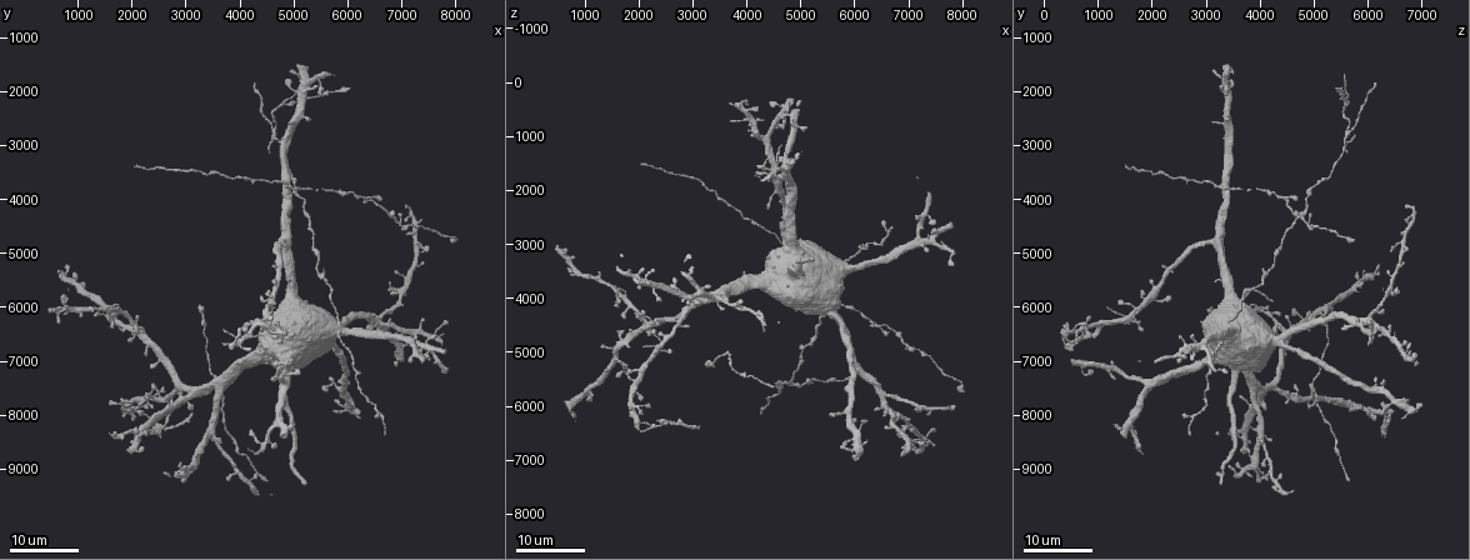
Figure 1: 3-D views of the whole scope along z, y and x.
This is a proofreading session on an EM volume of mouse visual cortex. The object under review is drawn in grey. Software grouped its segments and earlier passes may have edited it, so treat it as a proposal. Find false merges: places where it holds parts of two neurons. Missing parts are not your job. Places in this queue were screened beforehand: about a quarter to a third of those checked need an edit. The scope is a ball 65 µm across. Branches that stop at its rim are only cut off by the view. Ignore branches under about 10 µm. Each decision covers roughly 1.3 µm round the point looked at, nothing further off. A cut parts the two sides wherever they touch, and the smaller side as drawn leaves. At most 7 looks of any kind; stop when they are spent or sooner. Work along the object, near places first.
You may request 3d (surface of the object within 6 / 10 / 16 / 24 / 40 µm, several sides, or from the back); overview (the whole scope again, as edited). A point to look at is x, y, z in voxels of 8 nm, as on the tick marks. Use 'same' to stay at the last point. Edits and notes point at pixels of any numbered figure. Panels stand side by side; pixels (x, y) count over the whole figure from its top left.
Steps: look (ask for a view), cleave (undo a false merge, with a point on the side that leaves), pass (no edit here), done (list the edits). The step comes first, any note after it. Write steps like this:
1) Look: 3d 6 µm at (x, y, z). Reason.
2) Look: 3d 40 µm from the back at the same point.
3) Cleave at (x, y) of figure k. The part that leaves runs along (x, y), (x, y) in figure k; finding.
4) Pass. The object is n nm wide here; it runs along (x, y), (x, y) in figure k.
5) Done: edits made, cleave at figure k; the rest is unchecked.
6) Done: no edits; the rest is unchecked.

Look: 3d 16 µm at (4700, 2650, 5700). Three arms meet.

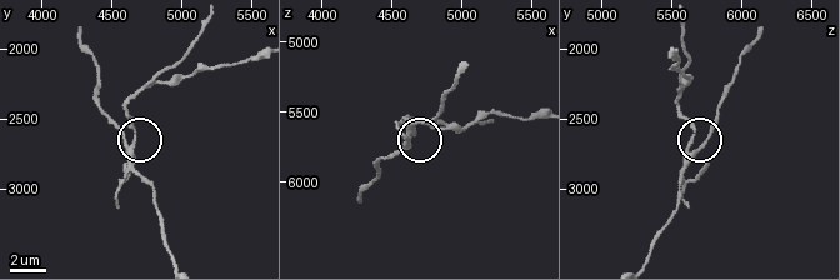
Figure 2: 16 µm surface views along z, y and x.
Look: 3d 10 µm at (4680, 2640, 5640).

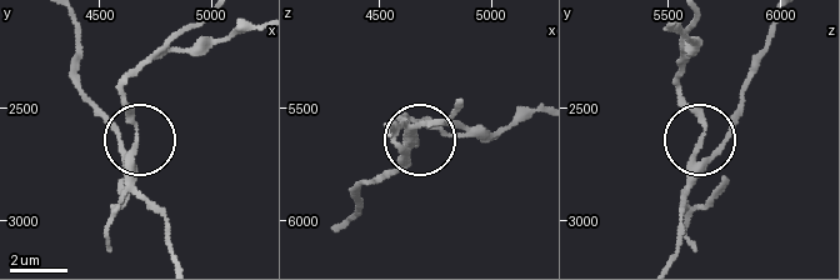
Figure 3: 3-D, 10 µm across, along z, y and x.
Cleave at (111, 209) of figure 3. The object is 140 nm wide here; the part that leaves runs along (131, 173), (138, 131), (126, 81), (160, 58), (253, 29) in figure 3; a second neuron is stuck on.

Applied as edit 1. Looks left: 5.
Look: overview.

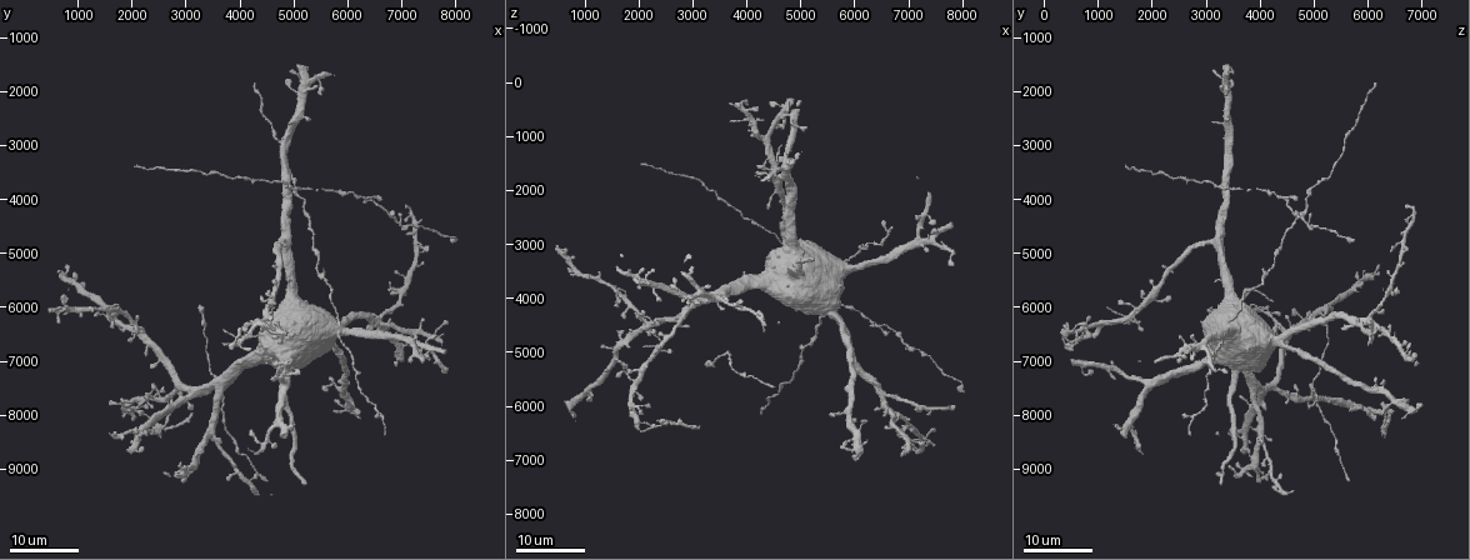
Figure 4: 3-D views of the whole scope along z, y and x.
Look: 3d 24 µm at (4950, 3850, 3350). Three-way junction.

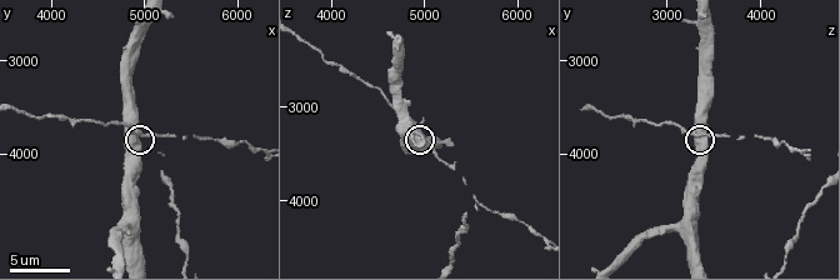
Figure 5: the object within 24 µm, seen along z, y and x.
Look: 3d 10 µm at (5000, 3800, 3300).

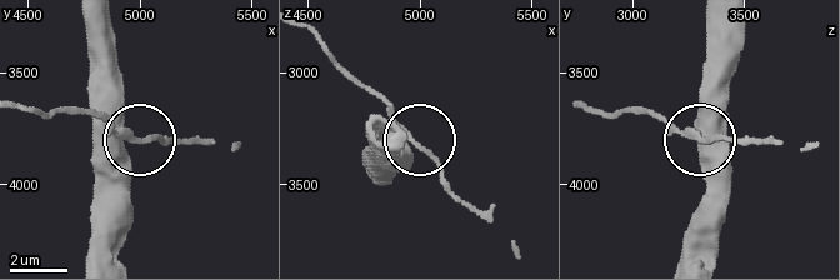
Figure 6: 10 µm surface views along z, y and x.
Pass. 3 arms meet here; it runs along (108, 259), (124, 215), (124, 159), (134, 136), (76, 110) in figure 6; all the same neuron.

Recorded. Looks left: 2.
Look: 3d 24 µm at (5450, 5350, 4150). Side arm on a straight run.

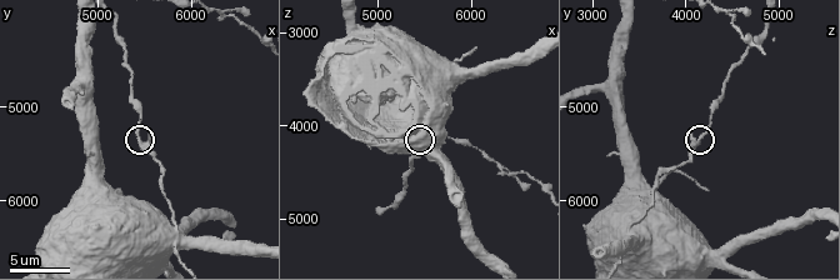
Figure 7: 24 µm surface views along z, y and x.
Look: 3d 10 µm at the same point. Closer look.

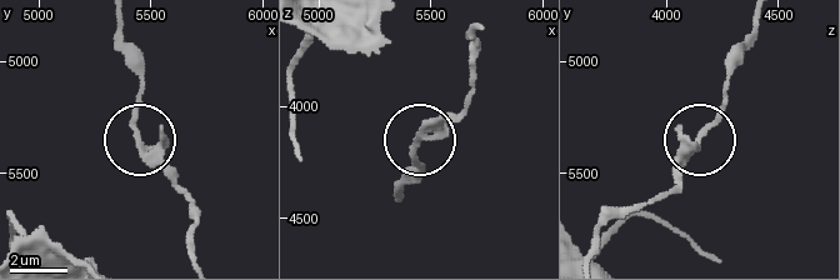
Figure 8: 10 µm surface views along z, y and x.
Pass. 3 arms meet here; all the same neuron.

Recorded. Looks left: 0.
Done: edits made, cleave at figure 3; the rest is unchecked.

